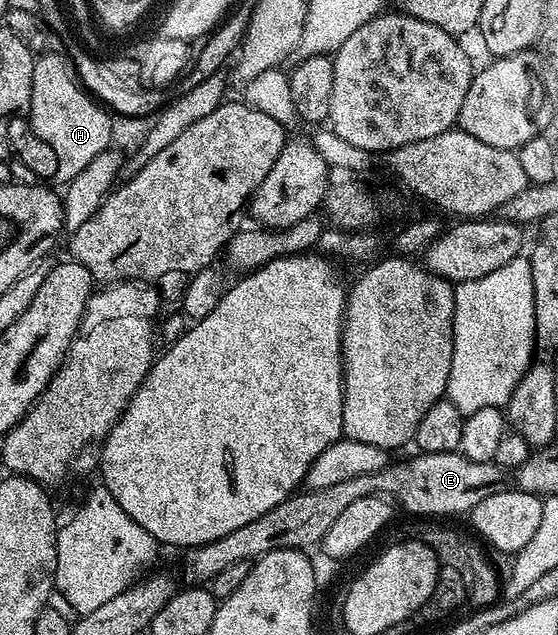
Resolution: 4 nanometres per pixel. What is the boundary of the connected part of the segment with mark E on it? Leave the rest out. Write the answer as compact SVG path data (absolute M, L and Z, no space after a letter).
M460 451L447 453L417 453L414 459L402 463L390 462L379 473L367 473L367 477L354 477L314 491L298 490L284 499L275 509L267 509L263 517L255 517L248 525L242 525L210 543L190 547L181 559L181 575L189 585L212 584L215 573L235 565L235 561L256 561L275 549L305 551L316 548L323 541L327 529L336 521L347 505L359 501L359 497L382 494L398 508L413 515L461 515L472 512L483 497L491 491L502 490L506 472L496 463L471 461Z

